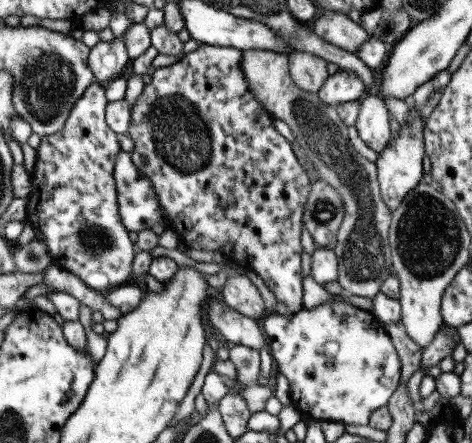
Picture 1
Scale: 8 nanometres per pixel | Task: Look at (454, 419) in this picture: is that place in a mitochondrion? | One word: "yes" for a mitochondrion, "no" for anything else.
no

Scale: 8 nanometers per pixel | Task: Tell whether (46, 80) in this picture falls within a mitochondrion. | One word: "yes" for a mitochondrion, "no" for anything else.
yes

